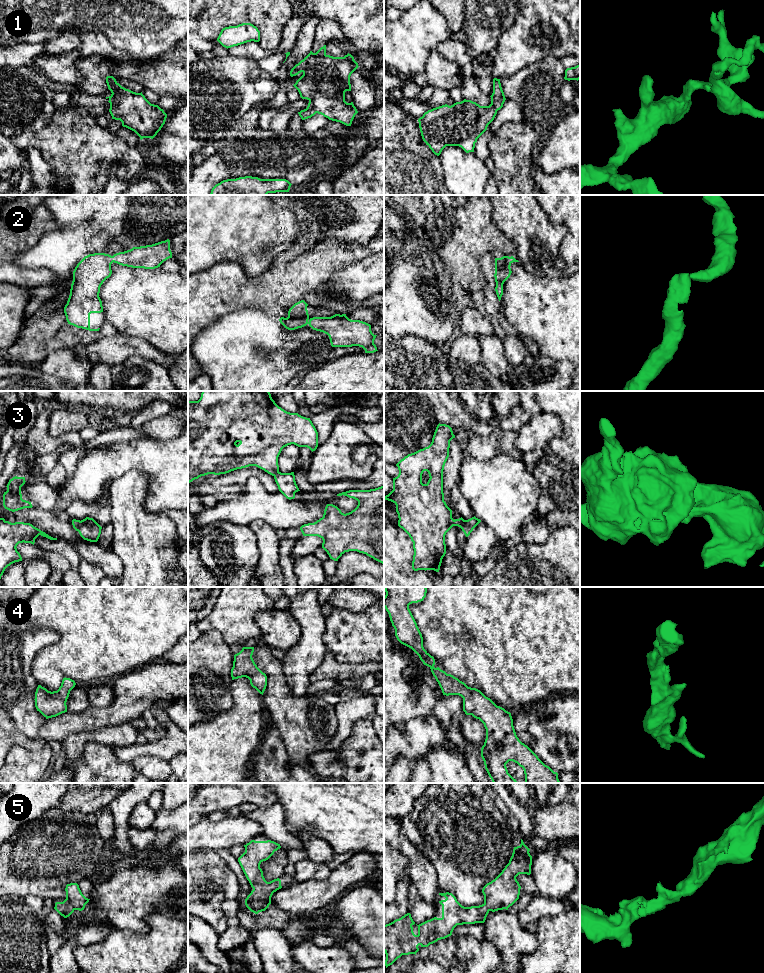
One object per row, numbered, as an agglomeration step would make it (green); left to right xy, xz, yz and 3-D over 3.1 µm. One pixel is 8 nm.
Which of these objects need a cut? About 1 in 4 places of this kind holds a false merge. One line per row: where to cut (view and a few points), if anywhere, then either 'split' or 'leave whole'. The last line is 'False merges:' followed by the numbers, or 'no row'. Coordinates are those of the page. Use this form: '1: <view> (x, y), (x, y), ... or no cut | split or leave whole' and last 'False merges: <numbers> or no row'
1: no cut | leave whole
2: no cut | leave whole
3: yz (466, 520), (465, 527), (462, 530) | split
4: no cut | leave whole
5: no cut | leave whole
False merges: 3

